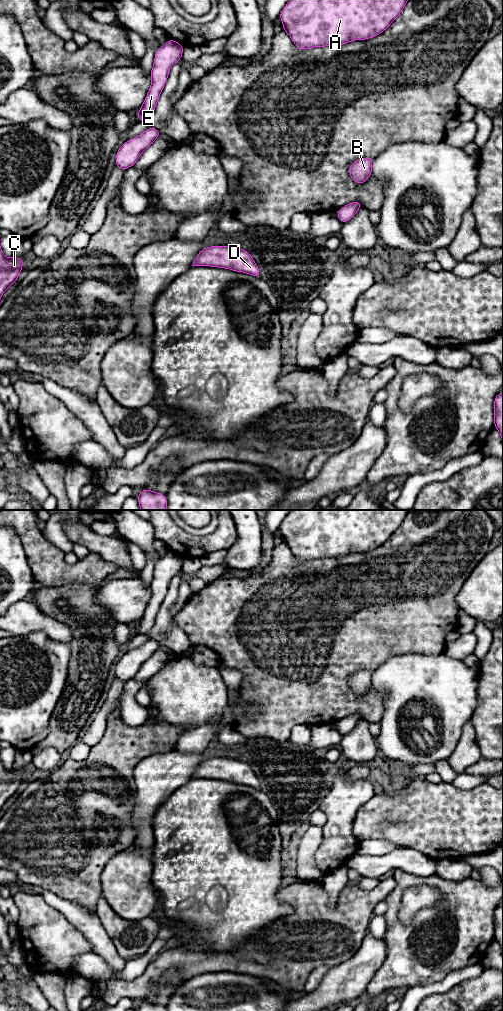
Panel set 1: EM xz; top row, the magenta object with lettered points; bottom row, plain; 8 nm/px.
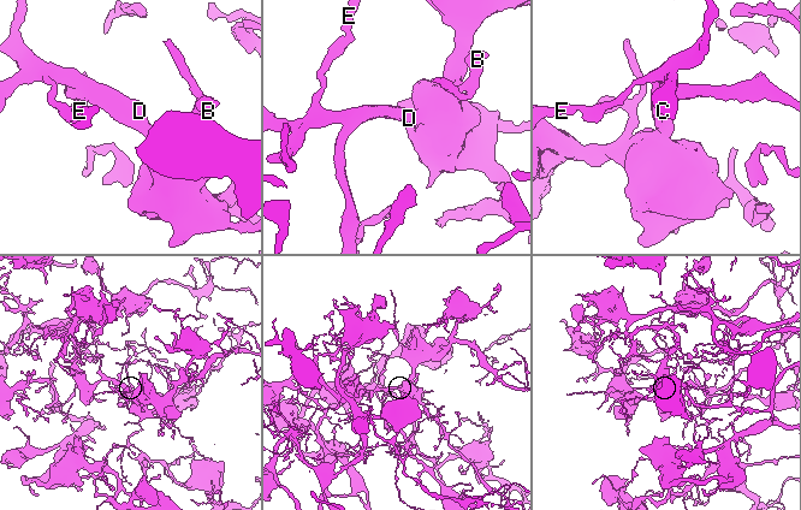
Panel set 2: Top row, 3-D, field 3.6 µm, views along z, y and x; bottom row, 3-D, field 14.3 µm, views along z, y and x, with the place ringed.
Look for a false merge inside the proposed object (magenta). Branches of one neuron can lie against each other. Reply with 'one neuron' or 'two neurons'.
one neuron

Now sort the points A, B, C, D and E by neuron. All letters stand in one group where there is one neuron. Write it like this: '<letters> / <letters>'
A B C D E

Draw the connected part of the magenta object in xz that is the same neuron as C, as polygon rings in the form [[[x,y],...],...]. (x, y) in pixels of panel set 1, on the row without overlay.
[[[0,758],[0,812],[2,806],[18,792],[19,785],[23,781],[22,769],[7,770]]]

